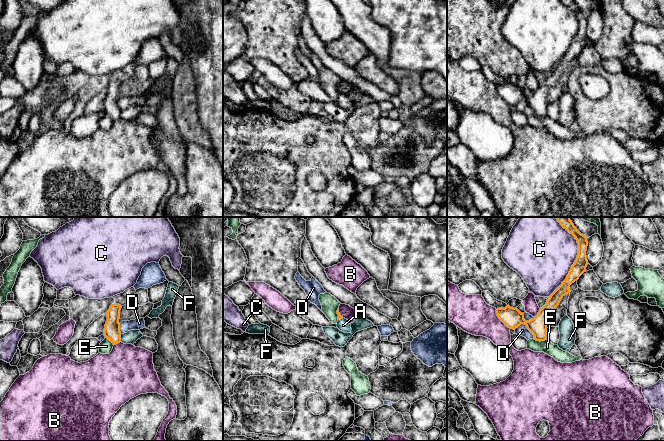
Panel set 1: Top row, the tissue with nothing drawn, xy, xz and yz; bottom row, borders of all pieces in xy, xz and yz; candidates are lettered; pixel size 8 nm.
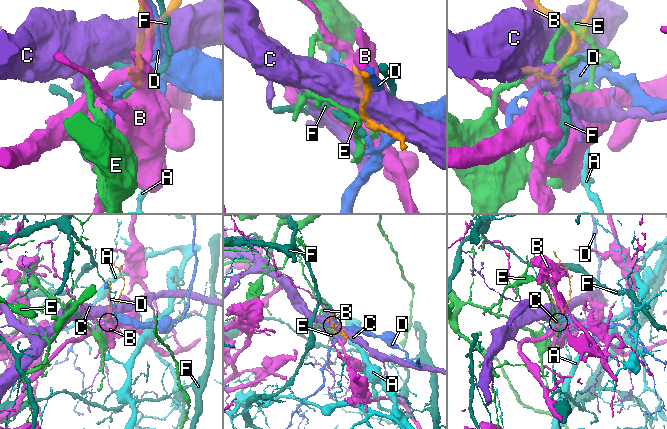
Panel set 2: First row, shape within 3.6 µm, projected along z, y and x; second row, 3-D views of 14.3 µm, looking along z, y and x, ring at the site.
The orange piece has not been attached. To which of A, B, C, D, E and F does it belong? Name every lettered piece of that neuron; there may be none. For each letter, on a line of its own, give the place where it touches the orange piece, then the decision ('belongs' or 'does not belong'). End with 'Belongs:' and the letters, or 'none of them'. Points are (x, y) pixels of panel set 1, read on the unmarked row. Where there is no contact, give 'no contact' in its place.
A: meets orange in xz at (340, 95); belongs
B: meets orange in yz at (500, 95); does not belong
C: meets orange in yz at (576, 35); does not belong
D: meets orange in yz at (526, 102); does not belong
E: meets orange in yz at (540, 117); does not belong
F: meets orange in xy at (120, 114); does not belong
Belongs: A

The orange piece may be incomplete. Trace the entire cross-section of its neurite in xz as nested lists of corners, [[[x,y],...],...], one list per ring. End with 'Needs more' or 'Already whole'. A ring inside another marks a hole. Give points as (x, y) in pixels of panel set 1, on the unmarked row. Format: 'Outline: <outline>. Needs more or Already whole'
Outline: [[[339,84],[337,86],[337,90],[338,90],[337,104],[344,109],[351,109],[352,106],[351,100],[347,95],[340,91]]]. Needs more

